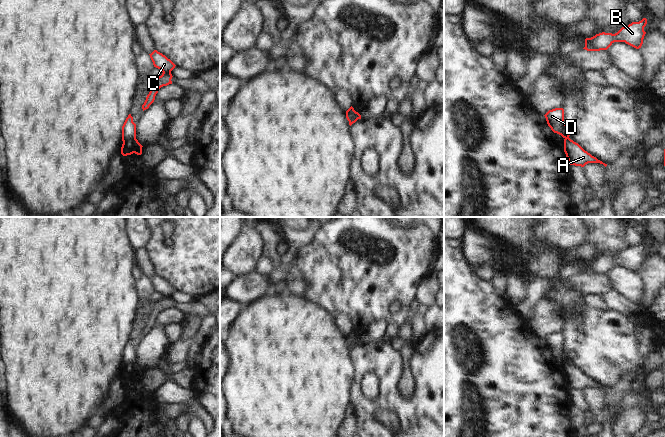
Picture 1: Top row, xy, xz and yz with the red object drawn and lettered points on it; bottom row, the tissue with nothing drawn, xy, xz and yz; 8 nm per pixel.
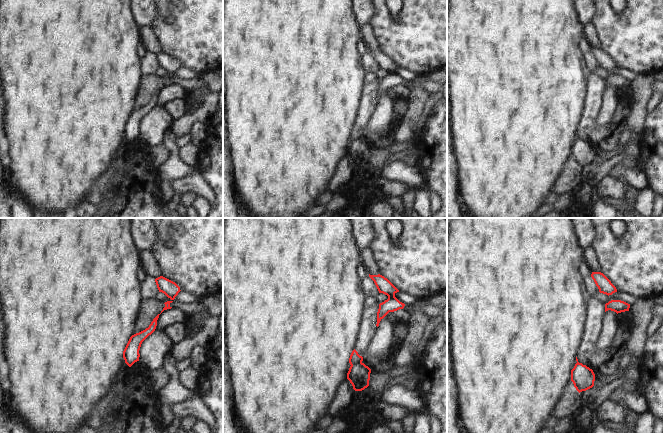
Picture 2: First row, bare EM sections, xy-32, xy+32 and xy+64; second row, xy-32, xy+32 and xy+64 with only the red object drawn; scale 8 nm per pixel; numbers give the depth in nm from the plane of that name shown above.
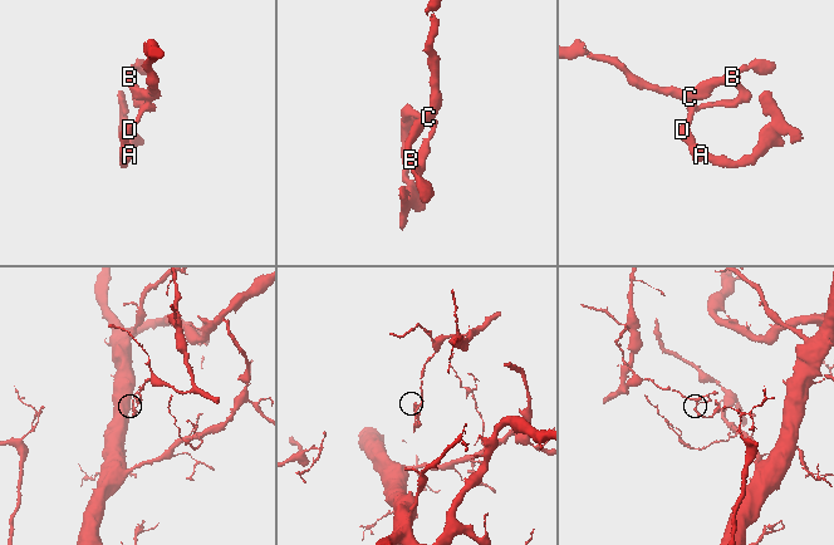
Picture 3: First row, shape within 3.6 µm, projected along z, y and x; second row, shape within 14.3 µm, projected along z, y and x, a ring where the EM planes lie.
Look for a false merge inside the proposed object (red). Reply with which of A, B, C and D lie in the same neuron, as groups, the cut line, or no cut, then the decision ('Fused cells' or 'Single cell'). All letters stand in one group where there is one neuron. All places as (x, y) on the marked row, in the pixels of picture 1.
Groups: A / B C D. Split along xy (135, 137), (123, 142). Fused cells

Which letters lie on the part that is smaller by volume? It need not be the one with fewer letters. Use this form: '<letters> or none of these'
A

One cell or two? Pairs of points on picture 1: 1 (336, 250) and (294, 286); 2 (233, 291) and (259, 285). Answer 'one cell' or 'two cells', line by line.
1: two cells
2: one cell

